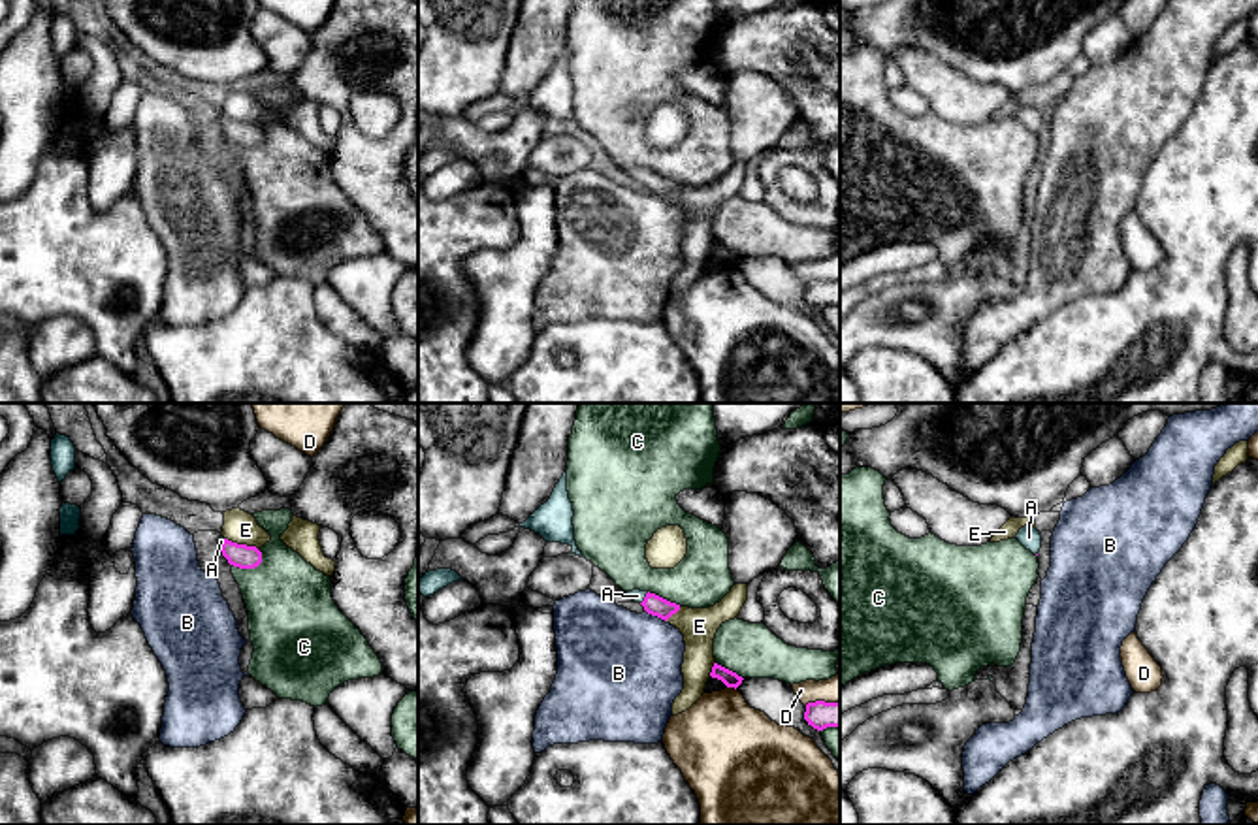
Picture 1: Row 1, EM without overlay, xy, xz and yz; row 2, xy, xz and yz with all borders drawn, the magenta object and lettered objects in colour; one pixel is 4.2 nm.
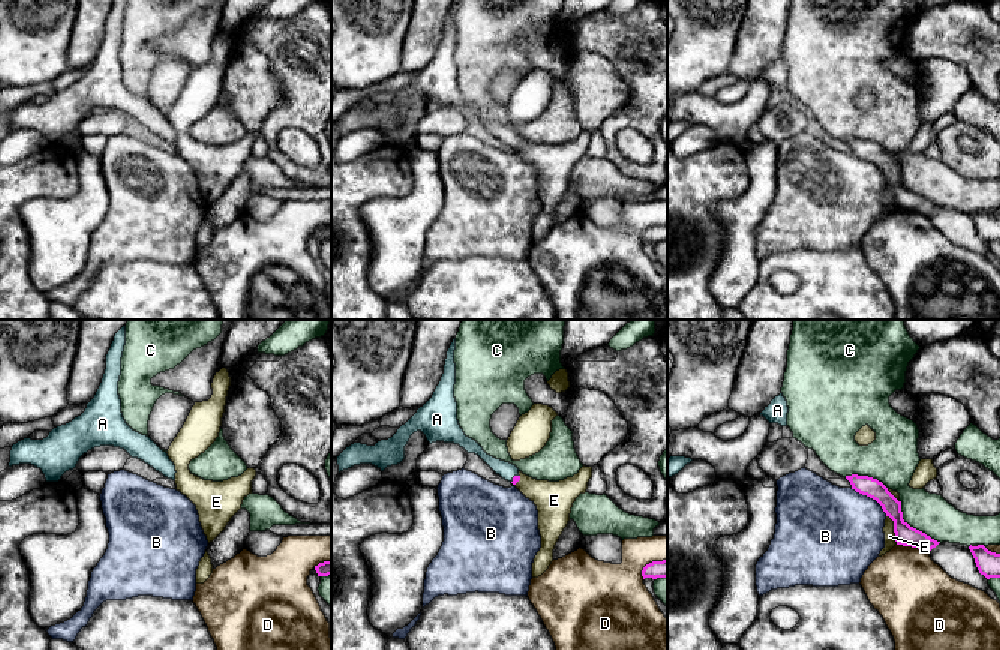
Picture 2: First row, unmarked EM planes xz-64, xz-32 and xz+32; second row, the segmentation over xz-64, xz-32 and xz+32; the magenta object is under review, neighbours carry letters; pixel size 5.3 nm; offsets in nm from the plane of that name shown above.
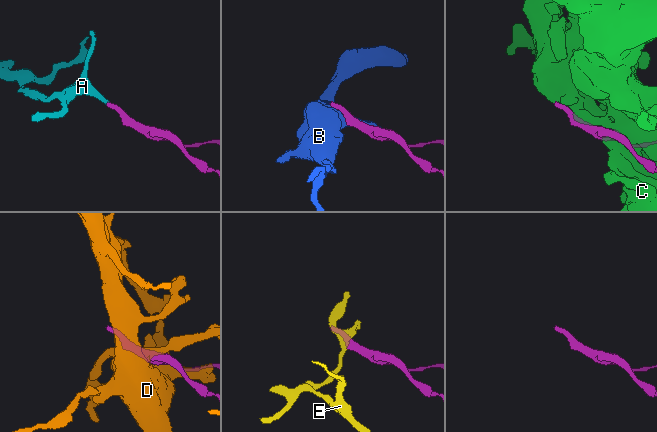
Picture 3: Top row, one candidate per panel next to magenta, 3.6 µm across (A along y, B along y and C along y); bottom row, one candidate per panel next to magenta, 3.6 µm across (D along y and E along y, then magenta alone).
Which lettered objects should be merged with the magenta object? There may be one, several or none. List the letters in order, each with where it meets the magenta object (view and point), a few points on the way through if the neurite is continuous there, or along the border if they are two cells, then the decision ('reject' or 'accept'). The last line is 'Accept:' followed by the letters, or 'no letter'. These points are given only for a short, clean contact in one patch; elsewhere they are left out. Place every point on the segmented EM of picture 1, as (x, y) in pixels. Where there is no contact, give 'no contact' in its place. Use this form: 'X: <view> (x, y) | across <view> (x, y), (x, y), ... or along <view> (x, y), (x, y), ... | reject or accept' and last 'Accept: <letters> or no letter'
A: xz (645, 598) | across xz (652, 603), (645, 598), (637, 596) | accept
B: xz (656, 614) | reject
C: xy (251, 567) | reject
D: xz (731, 686) | reject
E: xy (241, 545) | along xy (225, 537), (257, 549) | reject
Accept: A

